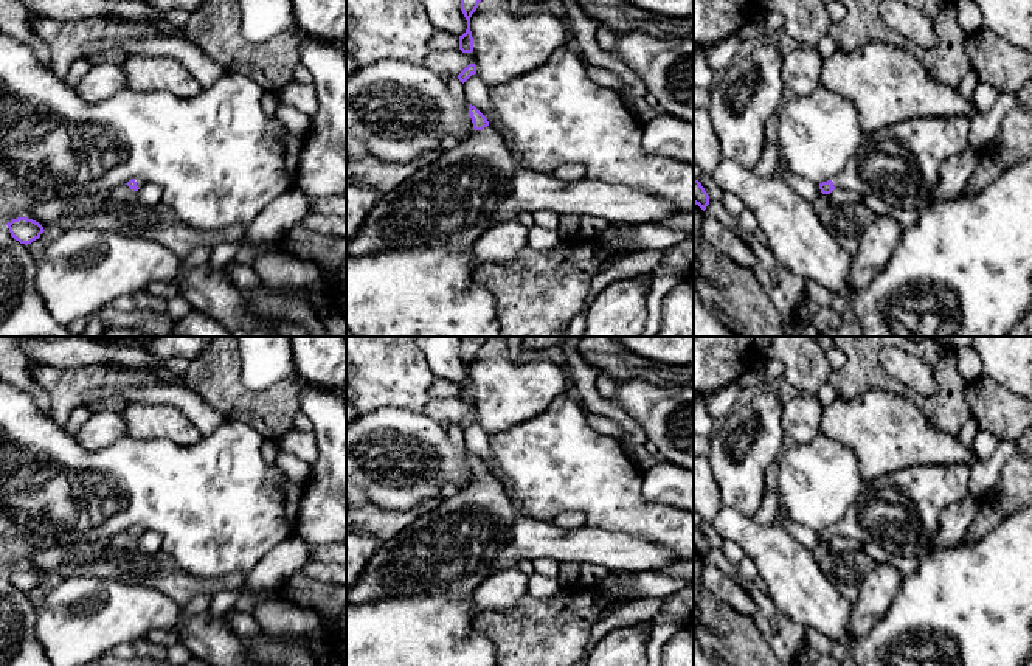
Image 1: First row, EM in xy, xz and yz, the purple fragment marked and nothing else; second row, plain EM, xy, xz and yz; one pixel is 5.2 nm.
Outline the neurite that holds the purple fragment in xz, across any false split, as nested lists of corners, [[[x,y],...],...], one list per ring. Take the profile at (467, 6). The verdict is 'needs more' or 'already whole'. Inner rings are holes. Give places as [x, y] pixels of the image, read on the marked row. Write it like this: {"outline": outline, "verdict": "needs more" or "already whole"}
{"outline": [[[461,0],[461,11],[467,20],[467,29],[462,36],[459,36],[459,50],[462,53],[472,53],[473,51],[473,37],[470,31],[470,17],[476,11],[478,3],[481,0]]], "verdict": "already whole"}

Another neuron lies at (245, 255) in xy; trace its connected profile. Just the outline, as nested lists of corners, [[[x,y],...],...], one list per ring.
[[[241,245],[237,253],[233,256],[234,264],[250,264],[255,261],[258,248],[253,245]]]

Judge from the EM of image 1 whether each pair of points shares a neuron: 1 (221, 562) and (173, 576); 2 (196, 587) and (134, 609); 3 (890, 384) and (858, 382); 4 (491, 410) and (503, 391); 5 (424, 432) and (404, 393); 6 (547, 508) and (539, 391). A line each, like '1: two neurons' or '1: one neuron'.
1: two neurons
2: two neurons
3: one neuron
4: one neuron
5: two neurons
6: two neurons

